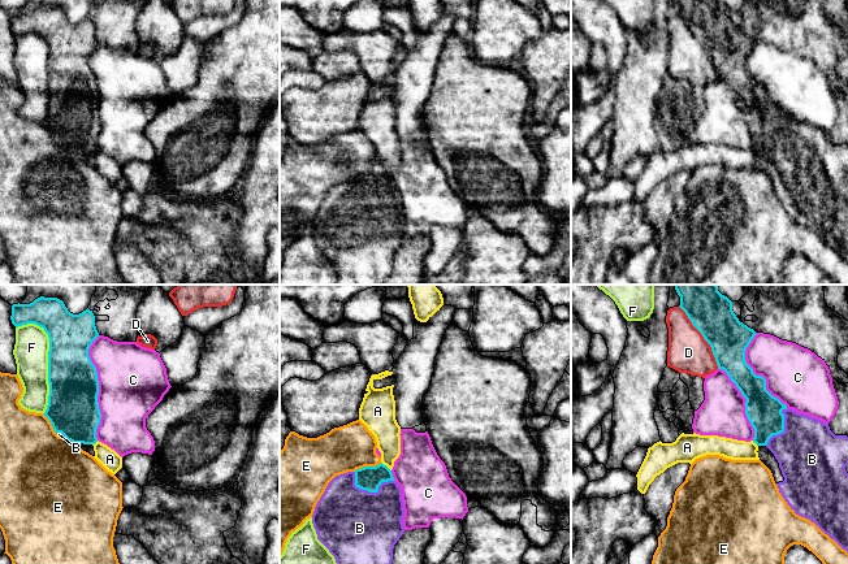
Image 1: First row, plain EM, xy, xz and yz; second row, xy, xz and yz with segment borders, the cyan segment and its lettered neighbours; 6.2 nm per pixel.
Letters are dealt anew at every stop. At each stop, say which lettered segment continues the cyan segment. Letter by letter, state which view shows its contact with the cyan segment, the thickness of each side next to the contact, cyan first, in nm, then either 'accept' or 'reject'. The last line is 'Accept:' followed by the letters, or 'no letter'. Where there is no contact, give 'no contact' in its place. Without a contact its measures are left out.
A: xz | 150/170 nm | reject
B: xz | 150/460 nm | accept
C: xy | 320/420 nm | reject
D: yz | 260/260 nm | reject
E: xz | 150/280 nm | reject
F: xy | 300/220 nm | reject
Accept: B

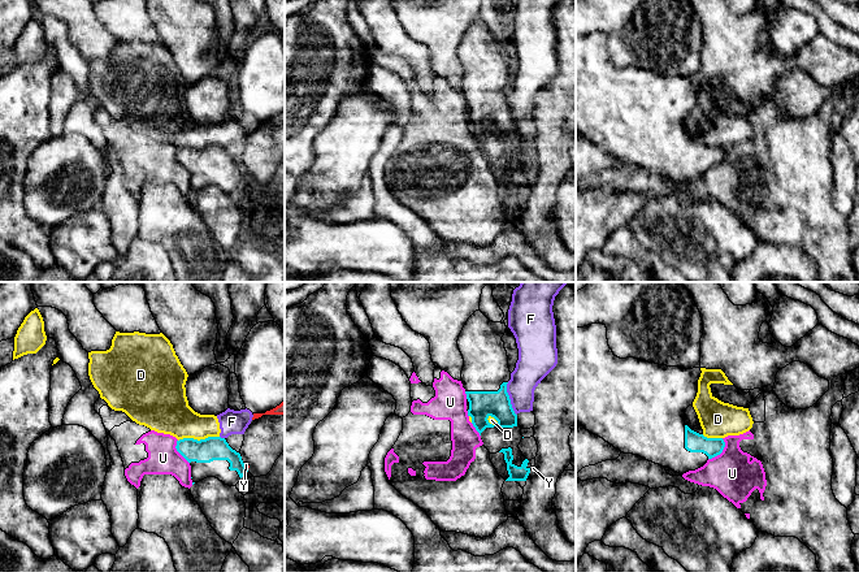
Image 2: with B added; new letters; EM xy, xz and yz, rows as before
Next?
D: xy | 150/260 nm | reject
F: xz | 160/200 nm | reject
U: yz | 130/280 nm | reject
Y: xy | 150/20 nm | reject
Accept: no letter

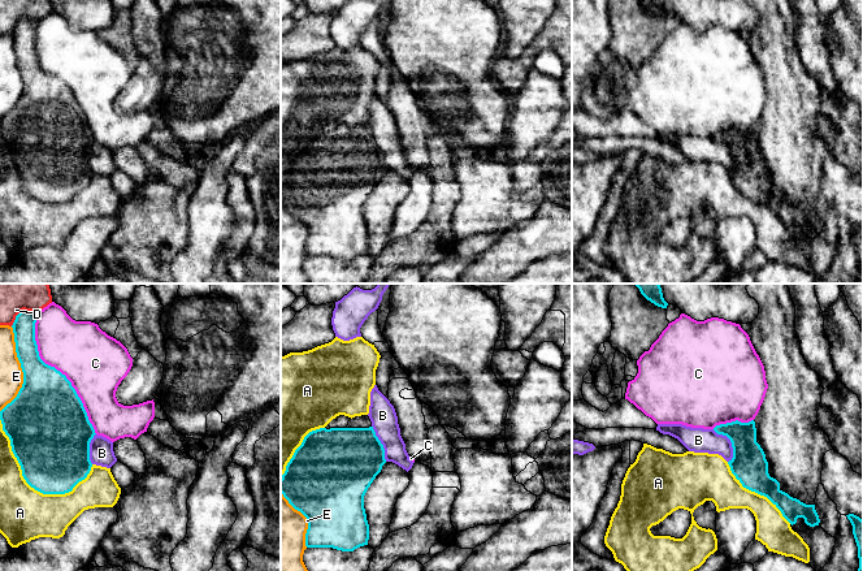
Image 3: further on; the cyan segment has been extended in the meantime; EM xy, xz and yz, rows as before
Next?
A: xy | 440/320 nm | reject
B: yz | 220/160 nm | reject
C: xy | 420/380 nm | reject
D: xy | 140/150 nm | reject
E: xy | 360/140 nm | reject
Accept: no letter

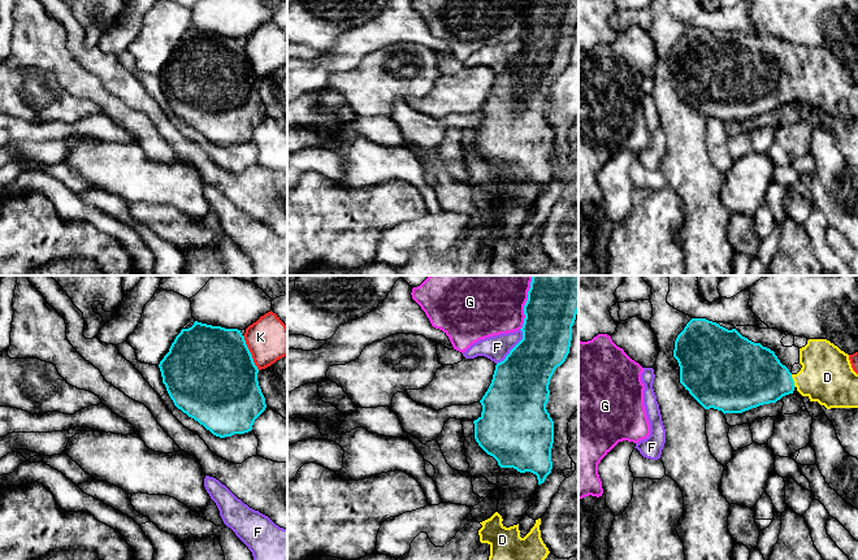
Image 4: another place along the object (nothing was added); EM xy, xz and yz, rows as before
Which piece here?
D: yz | 360/320 nm | accept
F: xz | 360/150 nm | reject
G: xz | 300/280 nm | reject
K: xy | 500/280 nm | reject
Accept: D

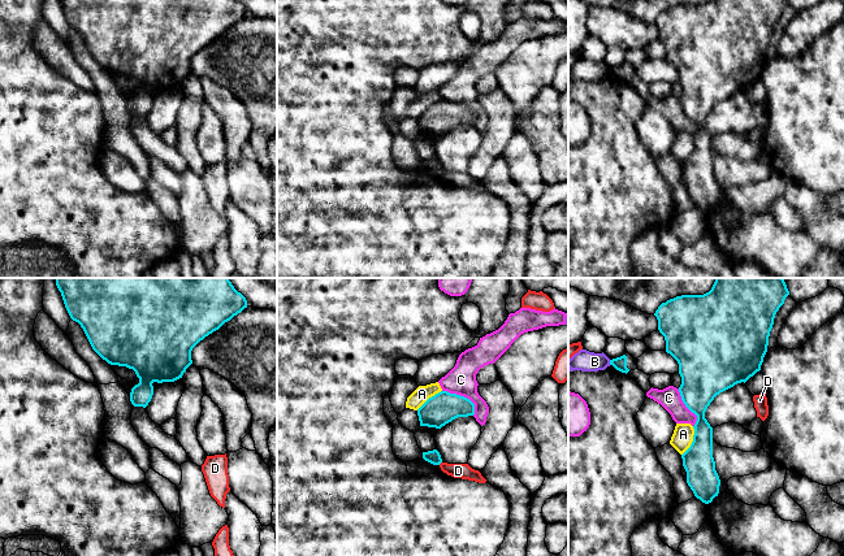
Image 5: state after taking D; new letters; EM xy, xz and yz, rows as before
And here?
A: yz | 190/130 nm | reject
B: yz | 80/130 nm | reject
C: xz | 190/180 nm | reject
D: xz | 80/100 nm | reject
Accept: no letter

